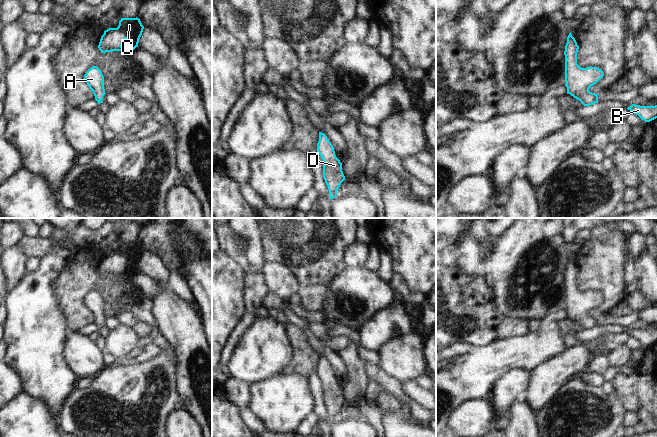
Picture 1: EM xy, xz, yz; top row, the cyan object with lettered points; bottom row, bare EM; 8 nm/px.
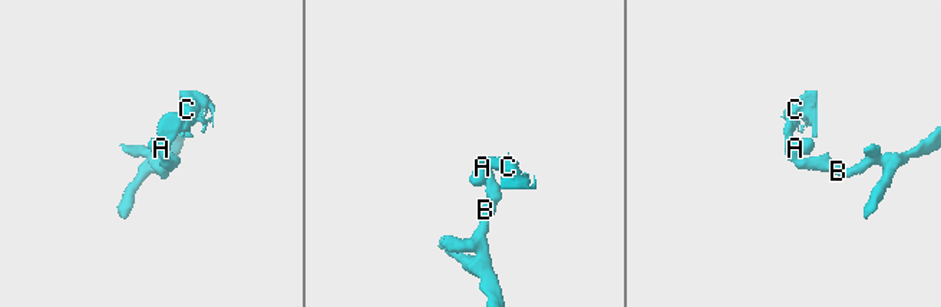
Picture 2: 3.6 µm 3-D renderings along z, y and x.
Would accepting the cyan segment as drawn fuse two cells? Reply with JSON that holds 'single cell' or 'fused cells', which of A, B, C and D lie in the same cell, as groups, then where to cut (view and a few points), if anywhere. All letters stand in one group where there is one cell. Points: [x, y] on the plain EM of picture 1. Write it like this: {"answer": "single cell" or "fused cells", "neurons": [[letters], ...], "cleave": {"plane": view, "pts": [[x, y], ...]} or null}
{"answer": "single cell", "neurons": [["A", "B", "C", "D"]], "cleave": null}

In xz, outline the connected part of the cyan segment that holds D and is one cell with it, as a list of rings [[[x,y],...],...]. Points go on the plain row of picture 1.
[[[319,356],[317,376],[323,384],[323,402],[329,414],[330,424],[337,420],[337,415],[345,404],[342,387],[336,381],[333,369],[322,356]]]

